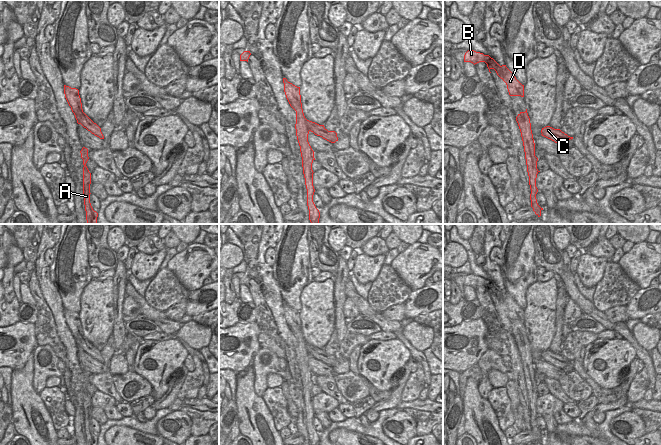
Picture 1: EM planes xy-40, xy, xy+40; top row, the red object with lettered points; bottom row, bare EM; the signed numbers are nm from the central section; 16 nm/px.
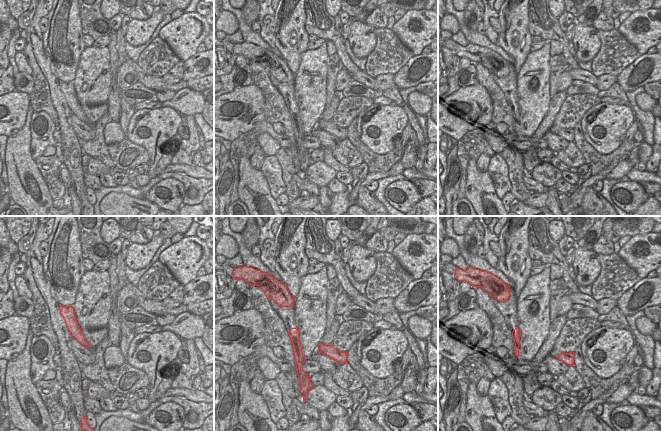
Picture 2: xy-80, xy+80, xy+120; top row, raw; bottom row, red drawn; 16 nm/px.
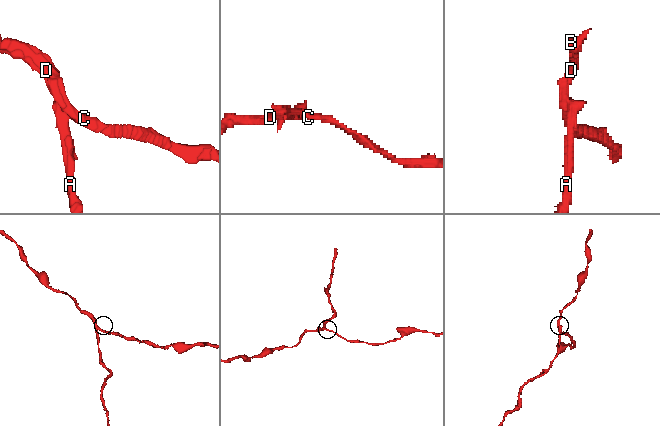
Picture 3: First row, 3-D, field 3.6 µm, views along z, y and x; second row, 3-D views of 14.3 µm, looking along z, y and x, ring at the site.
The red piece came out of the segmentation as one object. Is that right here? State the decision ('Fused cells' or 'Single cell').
Fused cells.

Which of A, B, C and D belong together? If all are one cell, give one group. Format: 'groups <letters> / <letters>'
groups A / B C D

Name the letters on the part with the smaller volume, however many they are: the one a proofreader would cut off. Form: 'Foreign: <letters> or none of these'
Foreign: A

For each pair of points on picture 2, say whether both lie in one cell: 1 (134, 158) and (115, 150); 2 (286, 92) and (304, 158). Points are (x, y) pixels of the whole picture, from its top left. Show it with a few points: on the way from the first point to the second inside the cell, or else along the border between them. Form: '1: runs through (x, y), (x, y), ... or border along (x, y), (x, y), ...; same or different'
1: runs through (129, 155), (120, 153); same
2: runs through (293, 108), (293, 120), (298, 129), (299, 142); same

